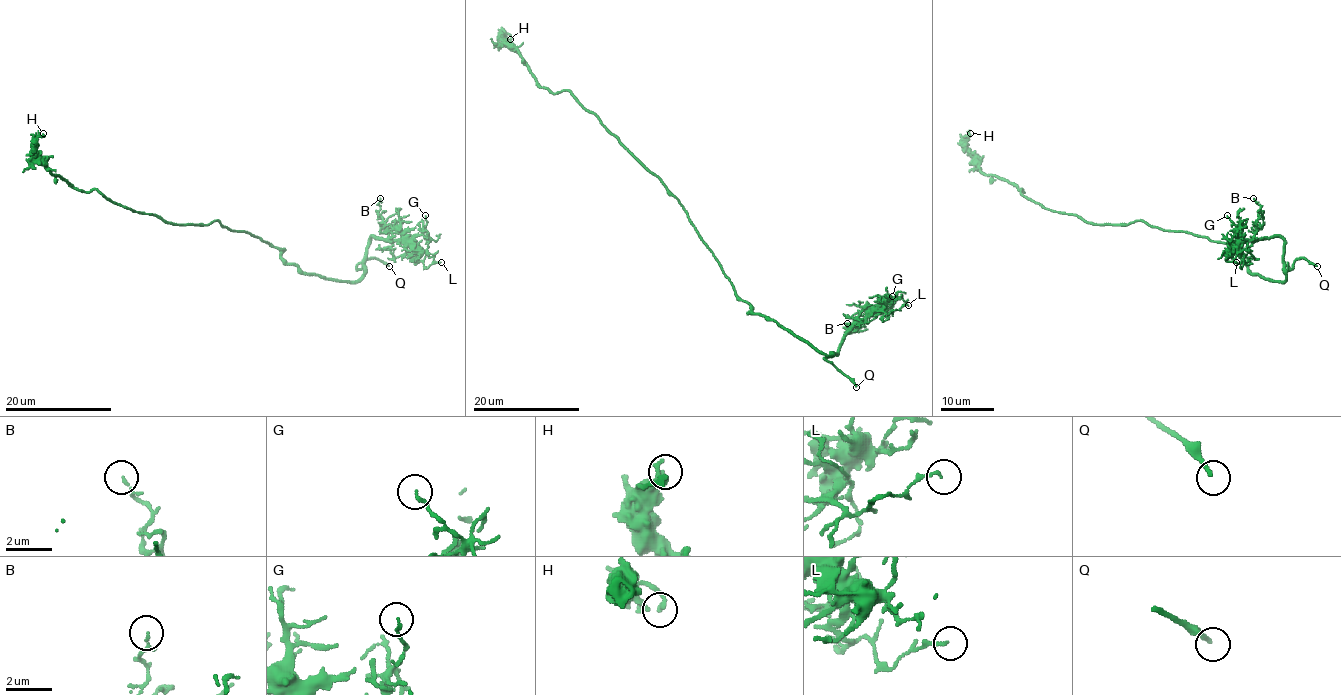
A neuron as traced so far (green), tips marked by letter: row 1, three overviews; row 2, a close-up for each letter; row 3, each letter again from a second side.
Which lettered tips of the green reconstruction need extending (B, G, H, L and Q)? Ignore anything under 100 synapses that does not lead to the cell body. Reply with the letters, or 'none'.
L, Q

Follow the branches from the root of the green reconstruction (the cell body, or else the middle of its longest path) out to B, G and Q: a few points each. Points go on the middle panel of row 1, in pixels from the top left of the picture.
B: (705, 241), (749, 312), (826, 355), (838, 352), (855, 325), (847, 329), (847, 323)
G: (705, 241), (749, 312), (826, 355), (838, 352), (854, 327), (891, 307), (892, 296)
Q: (705, 241), (734, 292), (750, 305), (749, 312), (766, 316), (820, 352), (830, 355), (824, 357), (856, 387)

